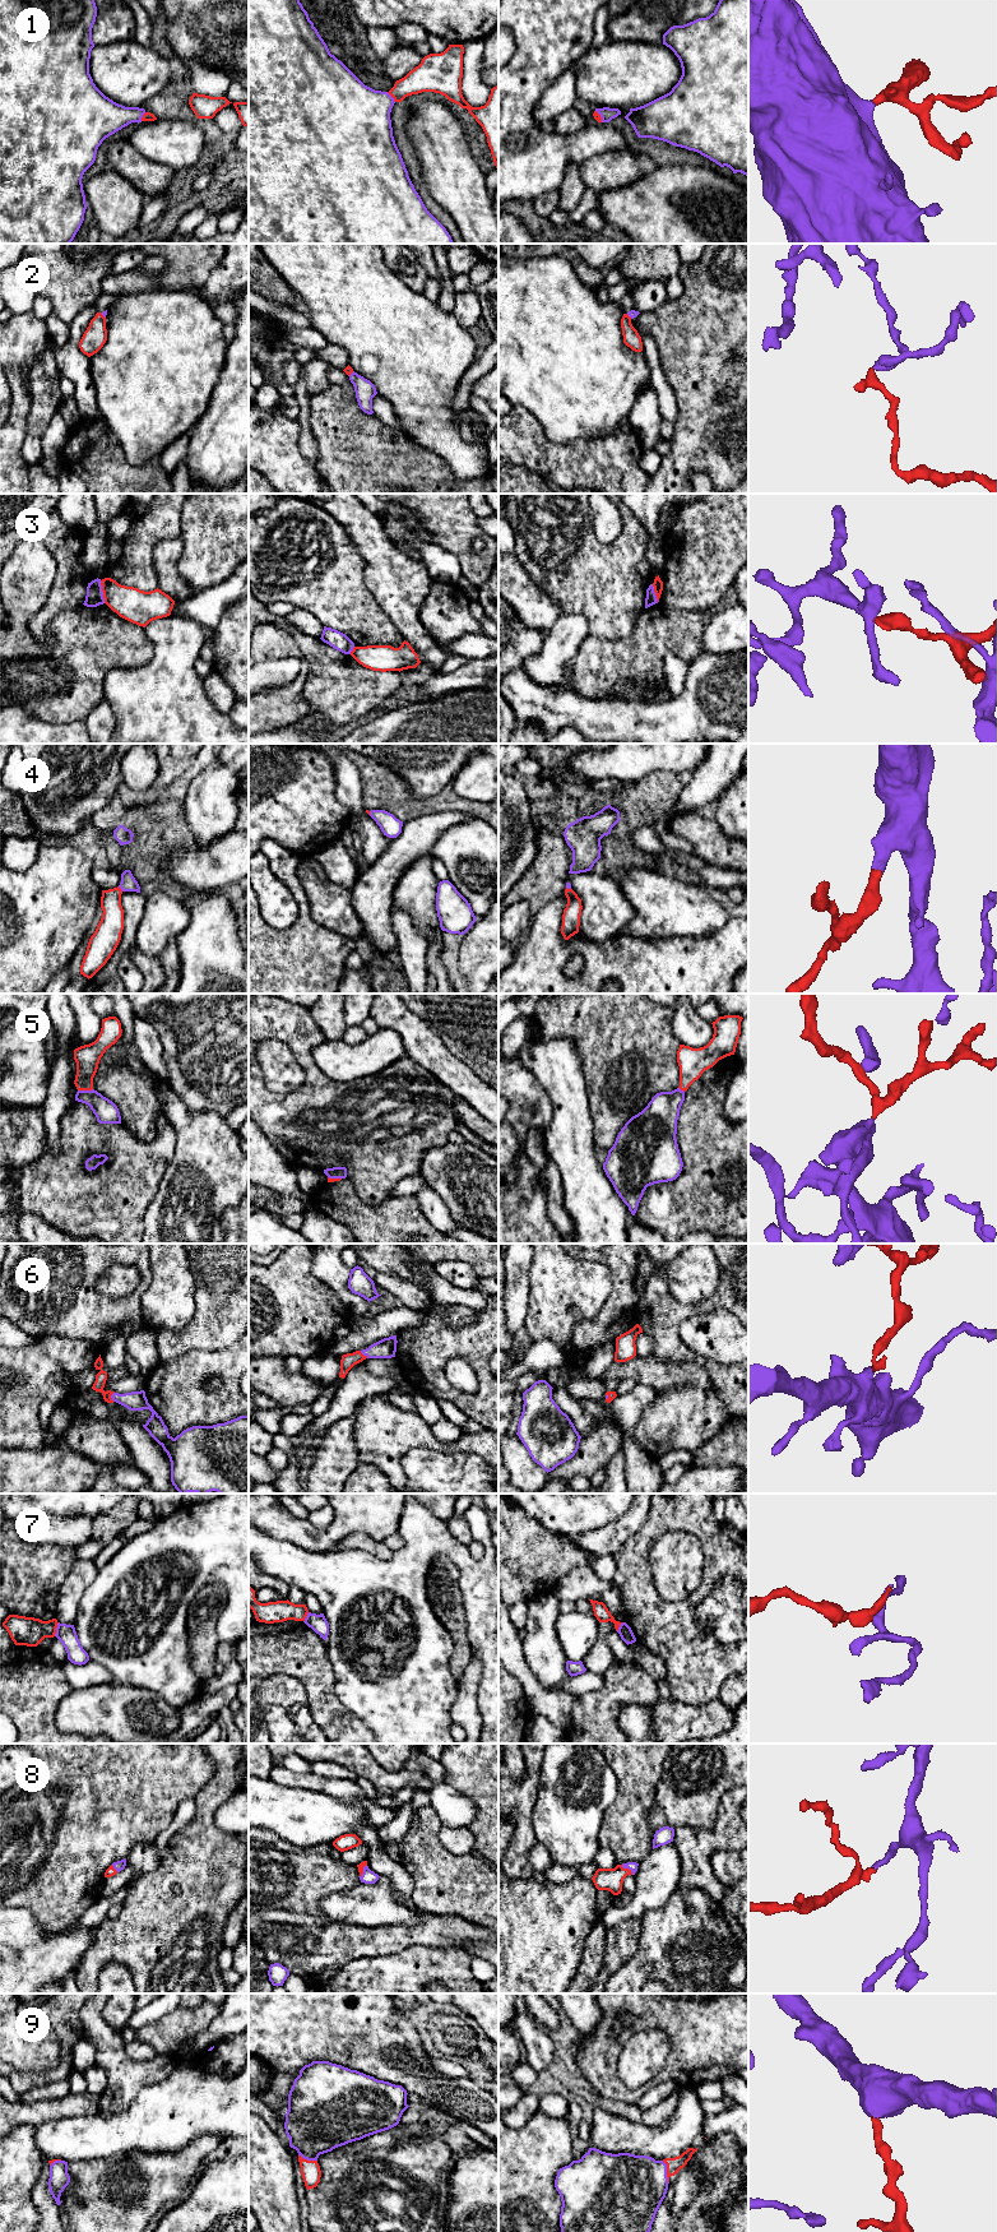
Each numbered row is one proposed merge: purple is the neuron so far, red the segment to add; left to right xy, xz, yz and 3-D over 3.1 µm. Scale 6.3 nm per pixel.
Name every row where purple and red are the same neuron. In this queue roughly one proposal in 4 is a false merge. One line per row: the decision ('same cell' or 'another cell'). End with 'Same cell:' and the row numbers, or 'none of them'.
1: same cell
2: same cell
3: another cell
4: same cell
5: same cell
6: same cell
7: another cell
8: same cell
9: same cell
Same cell: 1, 2, 4, 5, 6, 8, 9

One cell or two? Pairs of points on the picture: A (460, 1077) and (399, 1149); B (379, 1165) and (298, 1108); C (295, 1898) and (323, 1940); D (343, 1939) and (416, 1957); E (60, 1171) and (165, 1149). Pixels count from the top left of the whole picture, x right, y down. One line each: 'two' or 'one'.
A: two
B: one
C: two
D: two
E: one

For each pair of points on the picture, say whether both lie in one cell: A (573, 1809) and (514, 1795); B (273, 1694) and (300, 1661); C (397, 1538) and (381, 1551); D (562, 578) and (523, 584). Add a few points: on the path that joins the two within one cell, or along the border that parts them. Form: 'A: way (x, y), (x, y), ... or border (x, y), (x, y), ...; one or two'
A: border (539, 1770), (539, 1788), (533, 1814), (533, 1829); two
B: border (261, 1680), (291, 1675), (307, 1698); two
C: border (383, 1541), (394, 1551); two
D: border (516, 558), (529, 577), (556, 602); two

